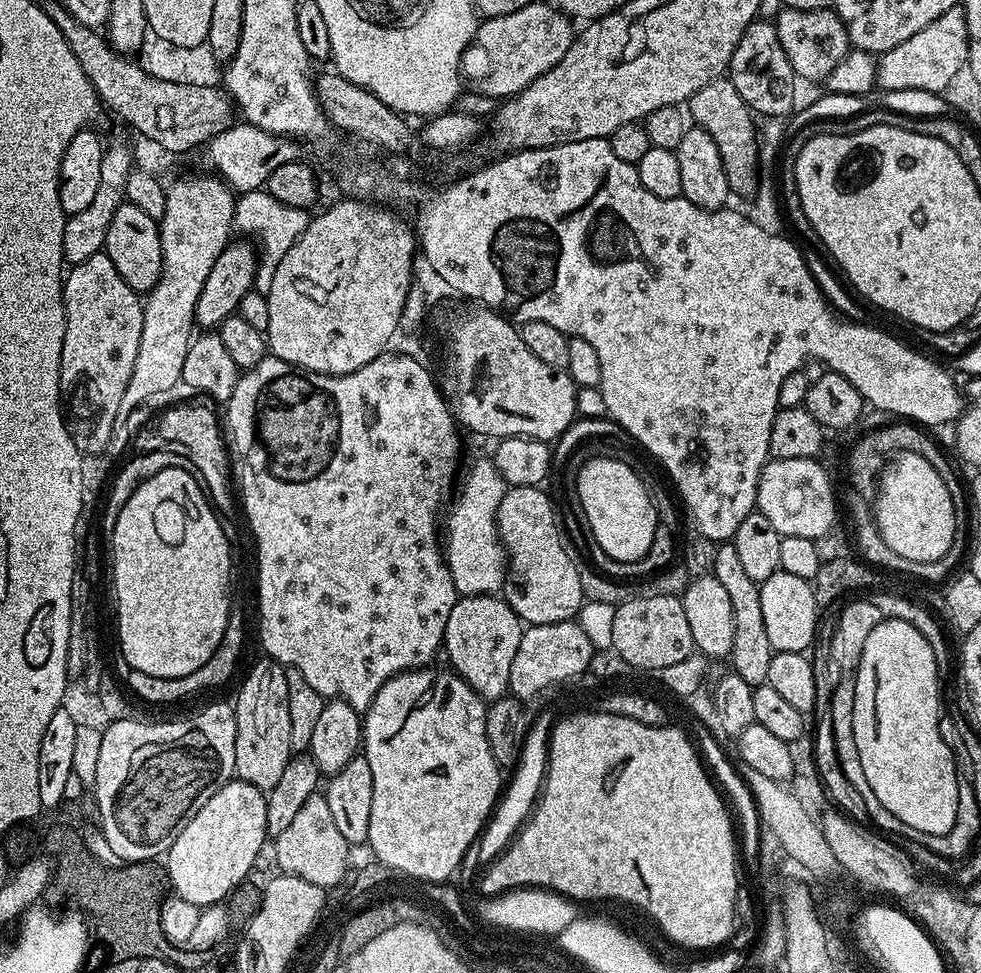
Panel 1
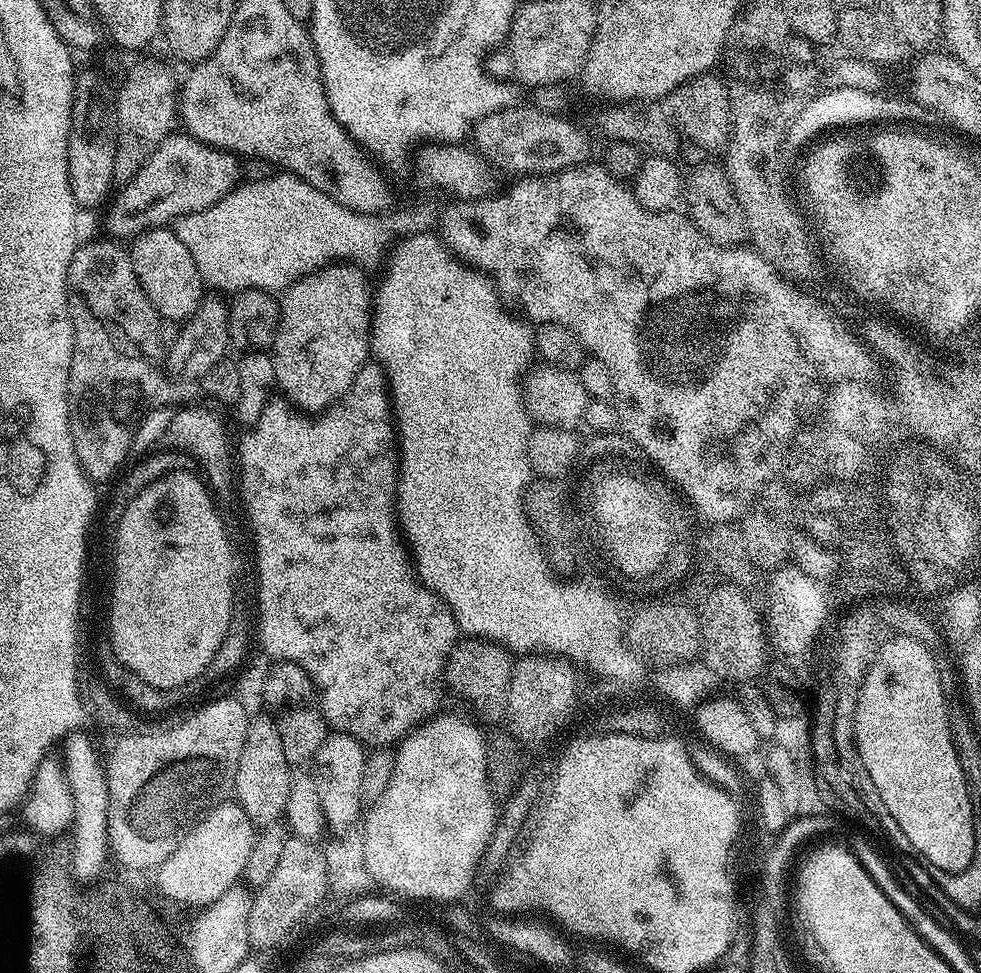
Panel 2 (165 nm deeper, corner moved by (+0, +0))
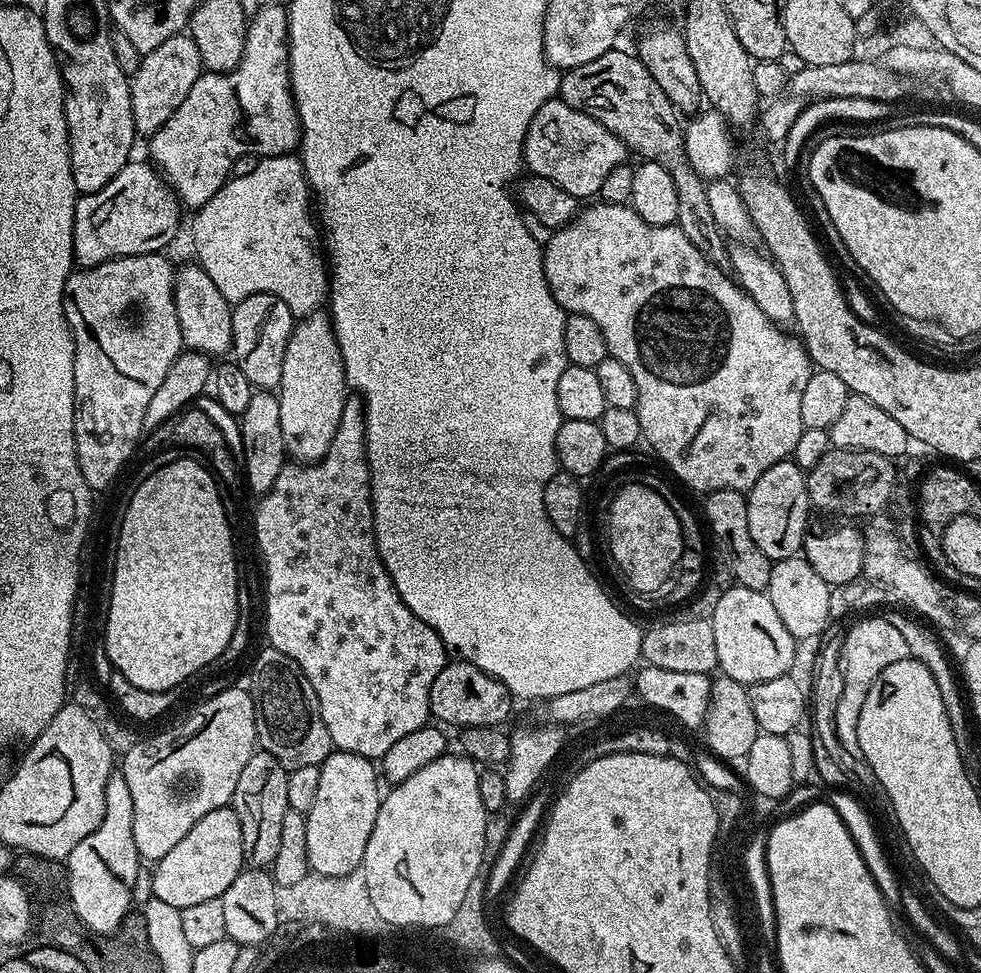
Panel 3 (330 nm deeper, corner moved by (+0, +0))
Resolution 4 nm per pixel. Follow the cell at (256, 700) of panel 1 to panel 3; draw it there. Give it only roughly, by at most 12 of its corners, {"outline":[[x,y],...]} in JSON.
{"outline":[[257,750],[230,807],[242,822],[244,859],[278,858],[289,769]]}

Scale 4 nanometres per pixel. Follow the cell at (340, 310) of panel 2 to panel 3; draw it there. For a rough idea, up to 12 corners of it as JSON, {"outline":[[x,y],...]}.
{"outline":[[297,319],[277,395],[293,461],[330,450],[348,391],[331,319]]}

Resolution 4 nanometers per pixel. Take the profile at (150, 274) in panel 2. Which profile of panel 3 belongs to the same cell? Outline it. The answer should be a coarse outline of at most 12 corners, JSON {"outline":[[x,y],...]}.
{"outline":[[199,263],[175,269],[184,348],[232,351],[233,305]]}

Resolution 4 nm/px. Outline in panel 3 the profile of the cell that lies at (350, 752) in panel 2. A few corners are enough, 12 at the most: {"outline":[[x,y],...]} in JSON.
{"outline":[[333,750],[306,813],[308,867],[363,865],[382,799],[362,754]]}

